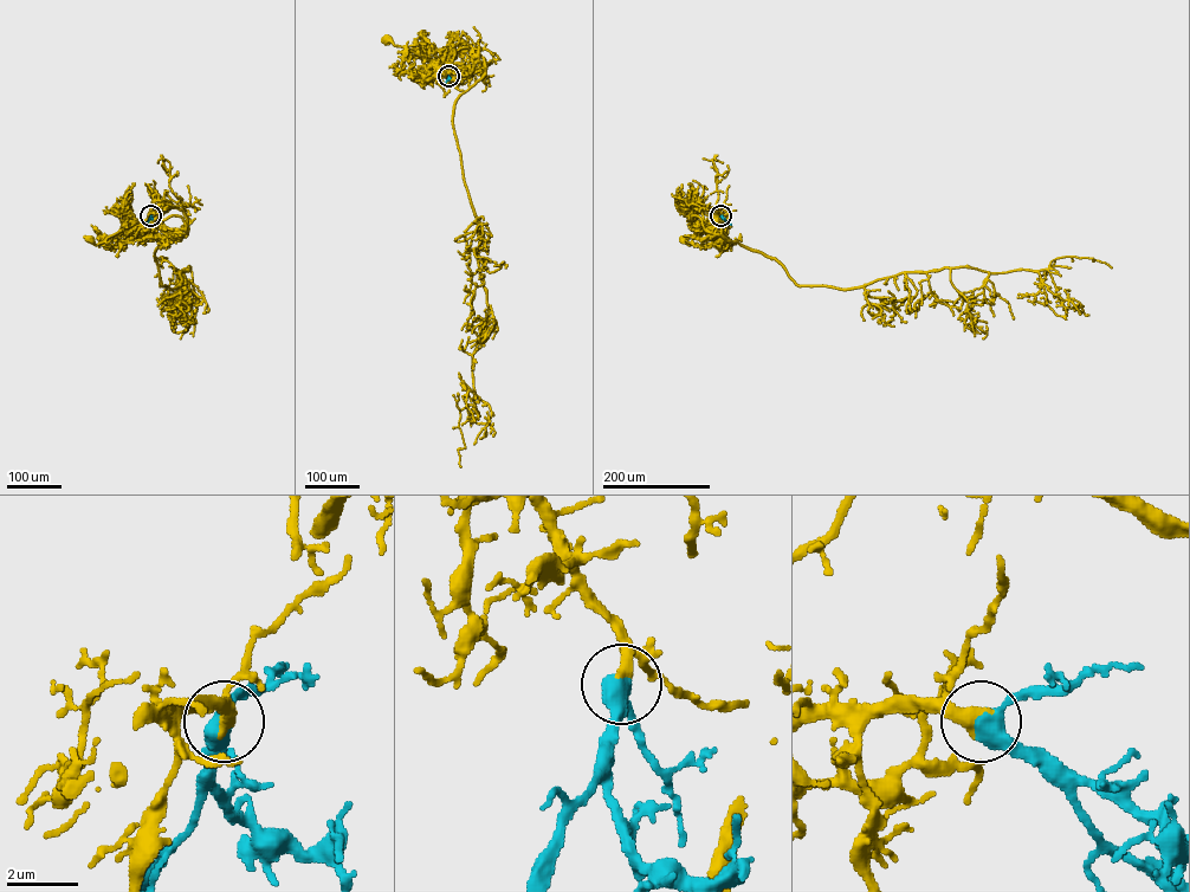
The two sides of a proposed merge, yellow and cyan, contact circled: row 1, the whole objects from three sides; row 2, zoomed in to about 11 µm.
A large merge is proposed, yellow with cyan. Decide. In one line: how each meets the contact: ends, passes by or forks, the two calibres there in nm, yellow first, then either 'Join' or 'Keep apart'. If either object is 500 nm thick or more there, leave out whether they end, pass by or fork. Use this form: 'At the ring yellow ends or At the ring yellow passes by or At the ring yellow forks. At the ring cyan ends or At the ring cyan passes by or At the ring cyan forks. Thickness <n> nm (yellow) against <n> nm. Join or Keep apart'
At the ring yellow passes by. At the ring cyan passes by. Thickness 300 nm (yellow) against 460 nm. Join

